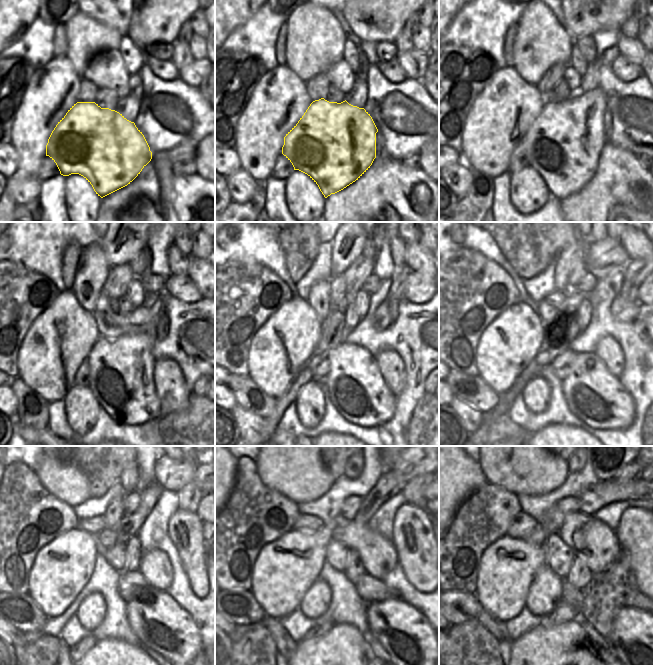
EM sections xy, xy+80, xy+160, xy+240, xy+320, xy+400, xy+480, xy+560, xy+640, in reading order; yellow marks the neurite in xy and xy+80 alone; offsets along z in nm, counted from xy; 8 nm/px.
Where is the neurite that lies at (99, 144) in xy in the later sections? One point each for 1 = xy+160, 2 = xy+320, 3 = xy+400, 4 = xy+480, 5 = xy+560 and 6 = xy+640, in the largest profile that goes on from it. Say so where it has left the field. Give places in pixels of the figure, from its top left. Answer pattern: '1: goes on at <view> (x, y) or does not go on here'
1: goes on at xy+160 (563, 145)
2: goes on at xy+320 (356, 388)
3: goes on at xy+400 (595, 396)
4: goes on at xy+480 (160, 623)
5: goes on at xy+560 (411, 642)
6: goes on at xy+640 (642, 641)

